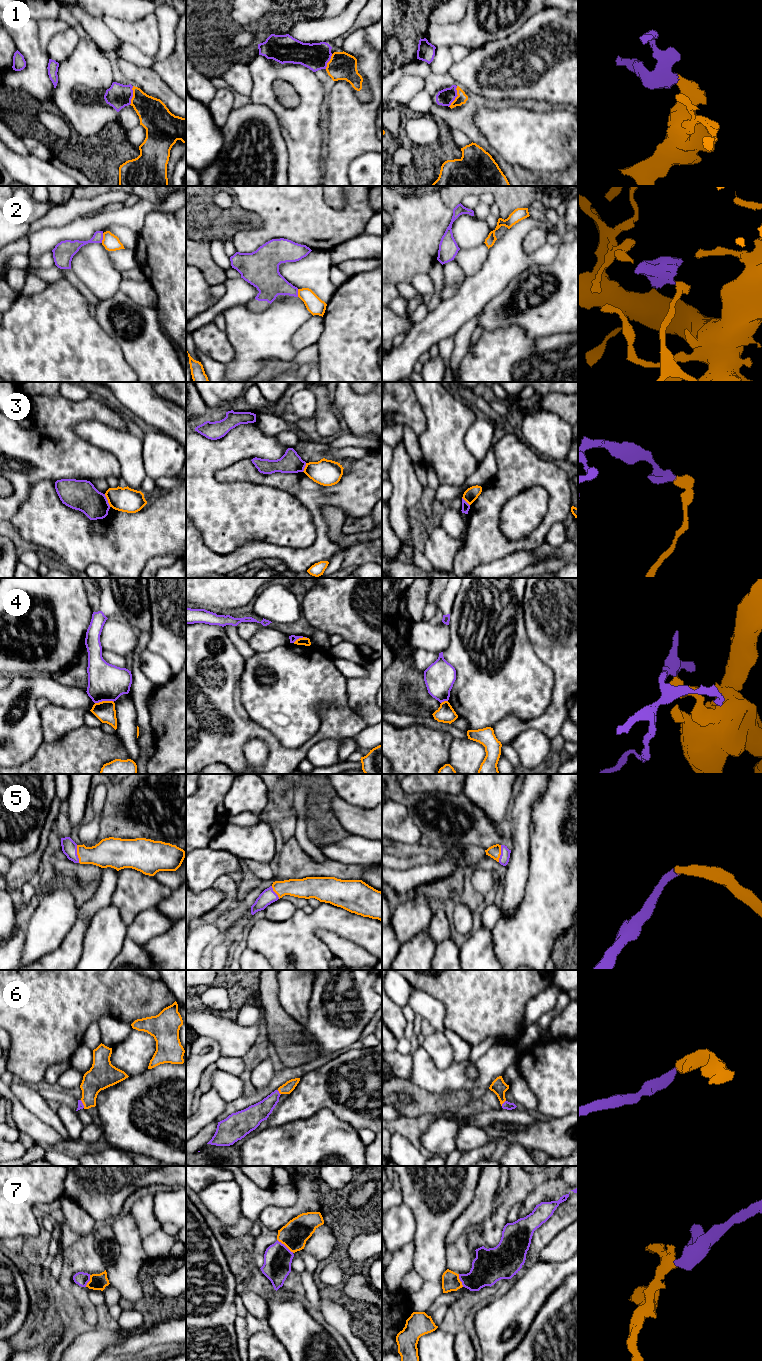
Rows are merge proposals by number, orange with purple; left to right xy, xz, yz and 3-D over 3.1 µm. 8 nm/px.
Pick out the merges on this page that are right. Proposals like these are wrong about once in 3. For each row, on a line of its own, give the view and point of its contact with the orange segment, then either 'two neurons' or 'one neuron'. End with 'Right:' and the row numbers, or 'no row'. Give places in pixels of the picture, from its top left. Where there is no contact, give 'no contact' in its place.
1: contact yz (457, 96); one neuron
2: contact xy (103, 238); two neurons
3: contact xy (107, 499); two neurons
4: contact xy (104, 701); two neurons
5: contact xy (77, 854); one neuron
6: contact yz (503, 1102); one neuron
7: contact xz (285, 1245); one neuron
Right: 1, 5, 6, 7

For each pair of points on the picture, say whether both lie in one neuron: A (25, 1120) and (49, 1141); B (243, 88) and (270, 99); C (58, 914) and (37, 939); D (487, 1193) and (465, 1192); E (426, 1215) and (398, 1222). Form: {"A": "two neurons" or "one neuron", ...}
{"A": "one neuron", "B": "two neurons", "C": "one neuron", "D": "two neurons", "E": "two neurons"}

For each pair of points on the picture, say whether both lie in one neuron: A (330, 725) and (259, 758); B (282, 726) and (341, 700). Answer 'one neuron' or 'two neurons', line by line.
A: two neurons
B: one neuron

